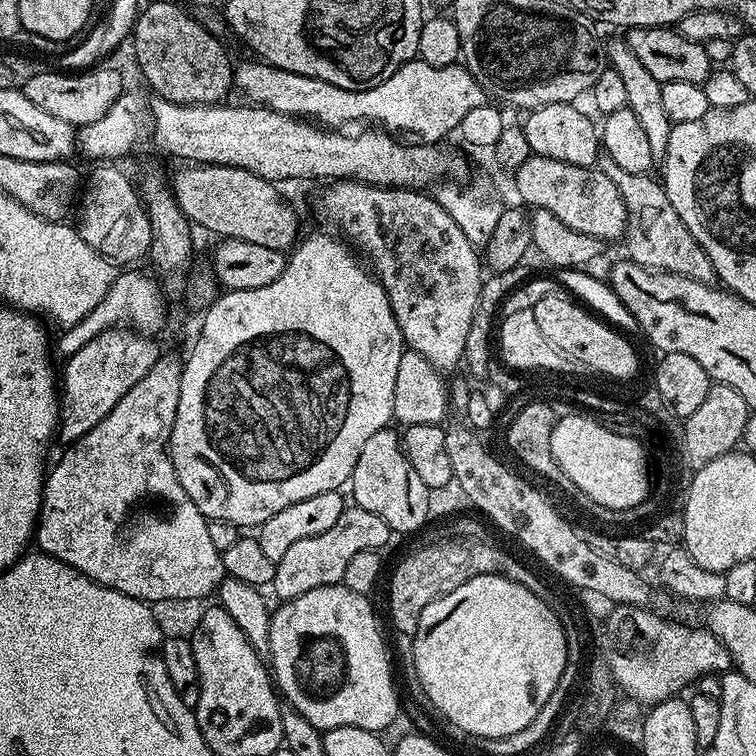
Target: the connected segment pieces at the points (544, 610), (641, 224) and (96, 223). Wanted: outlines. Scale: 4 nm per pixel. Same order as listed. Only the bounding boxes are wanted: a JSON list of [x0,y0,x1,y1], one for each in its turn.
[[412,576,569,738],[598,154,717,284],[77,164,151,266]]

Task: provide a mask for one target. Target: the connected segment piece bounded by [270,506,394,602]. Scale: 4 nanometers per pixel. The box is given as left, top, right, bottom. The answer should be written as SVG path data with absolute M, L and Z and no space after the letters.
M346 506L342 510L342 518L325 530L323 534L314 534L314 538L302 538L302 542L294 542L286 554L276 561L276 573L272 579L271 591L276 591L277 601L283 602L298 598L298 594L306 594L306 590L318 590L318 586L330 586L343 581L346 566L354 554L362 550L384 550L388 539L394 533L378 514L370 514L370 510L362 510L355 506Z

